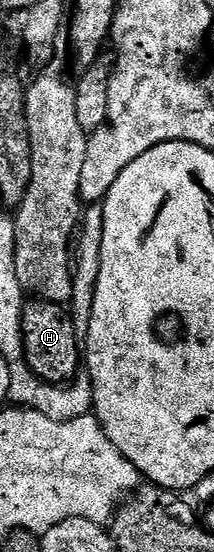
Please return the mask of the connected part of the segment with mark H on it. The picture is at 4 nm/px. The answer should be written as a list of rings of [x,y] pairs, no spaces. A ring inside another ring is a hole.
[[[30,298],[22,306],[23,350],[31,371],[48,384],[65,385],[80,372],[80,329],[61,304]]]

